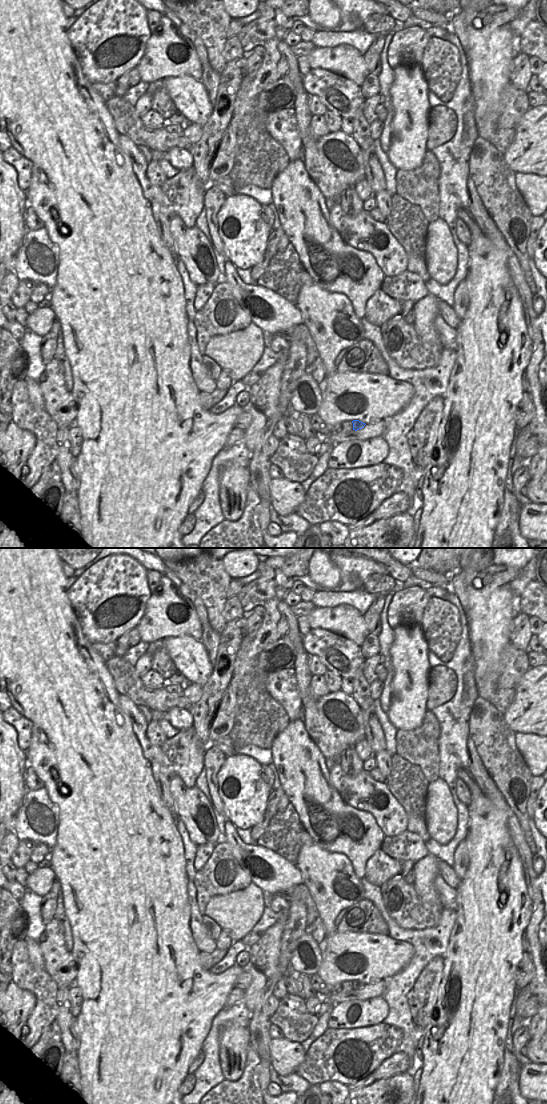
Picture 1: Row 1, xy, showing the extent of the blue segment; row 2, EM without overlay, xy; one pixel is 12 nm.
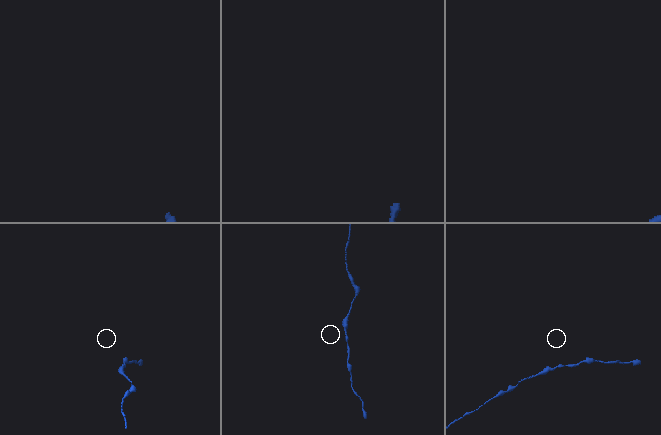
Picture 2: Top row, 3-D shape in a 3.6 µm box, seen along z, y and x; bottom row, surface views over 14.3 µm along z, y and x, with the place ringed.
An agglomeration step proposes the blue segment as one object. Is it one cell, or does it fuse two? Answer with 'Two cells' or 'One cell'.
One cell.

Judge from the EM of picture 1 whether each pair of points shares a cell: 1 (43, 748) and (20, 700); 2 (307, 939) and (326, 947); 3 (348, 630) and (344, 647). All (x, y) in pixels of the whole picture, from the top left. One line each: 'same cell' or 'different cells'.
1: same cell
2: different cells
3: different cells

